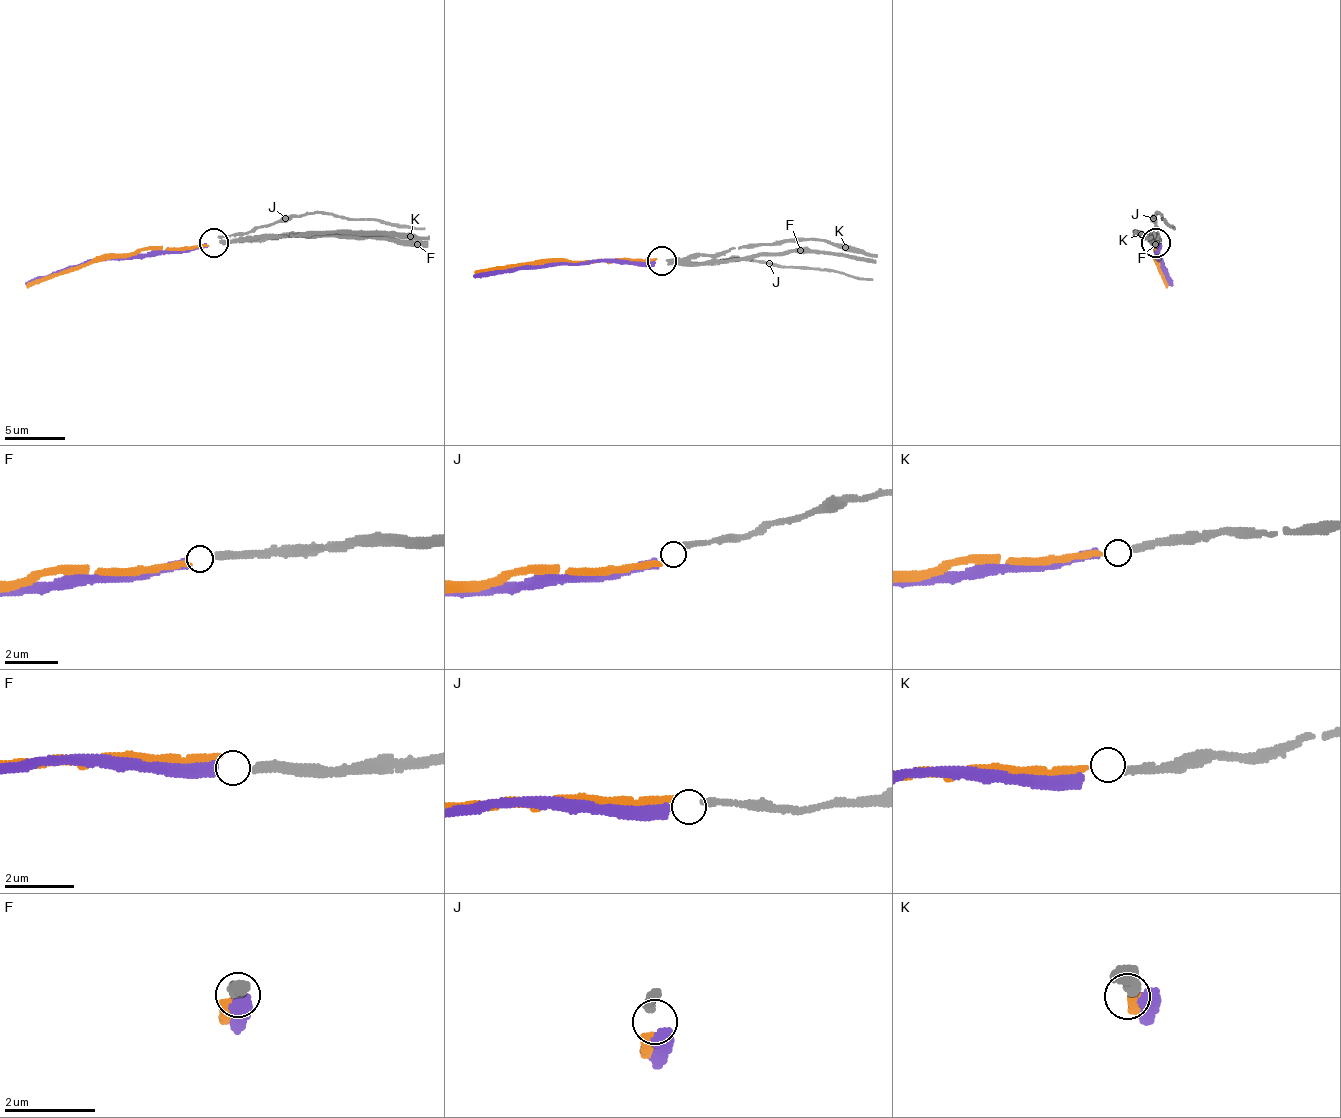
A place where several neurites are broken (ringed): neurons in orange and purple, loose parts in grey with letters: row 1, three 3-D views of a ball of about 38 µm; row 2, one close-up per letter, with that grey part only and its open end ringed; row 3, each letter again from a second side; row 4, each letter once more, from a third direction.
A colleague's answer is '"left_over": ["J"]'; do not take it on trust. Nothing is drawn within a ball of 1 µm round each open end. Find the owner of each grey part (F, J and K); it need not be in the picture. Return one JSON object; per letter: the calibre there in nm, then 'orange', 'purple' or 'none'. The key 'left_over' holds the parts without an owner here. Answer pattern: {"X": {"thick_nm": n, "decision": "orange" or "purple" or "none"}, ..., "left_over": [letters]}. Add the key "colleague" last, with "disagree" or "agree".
{"F": {"thick_nm": 280, "decision": "purple"}, "J": {"thick_nm": 190, "decision": "none"}, "K": {"thick_nm": 240, "decision": "orange"}, "left_over": ["J"], "colleague": "agree"}

